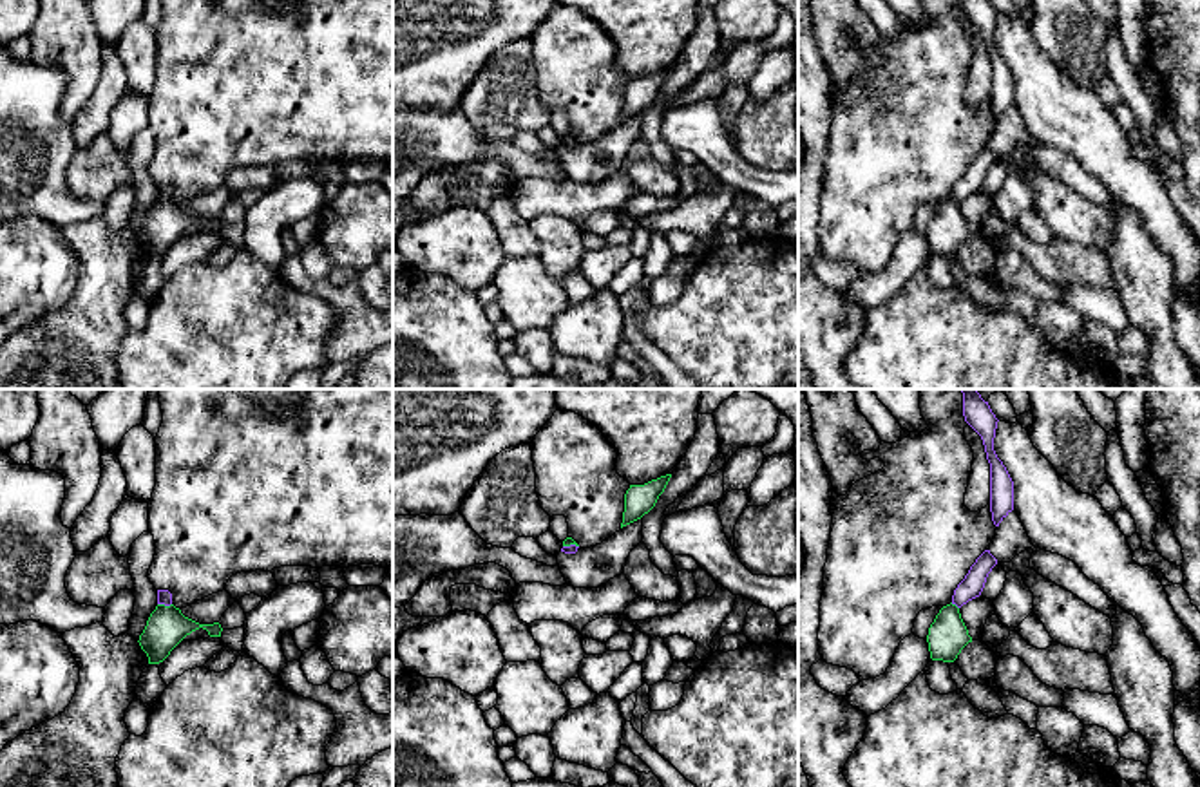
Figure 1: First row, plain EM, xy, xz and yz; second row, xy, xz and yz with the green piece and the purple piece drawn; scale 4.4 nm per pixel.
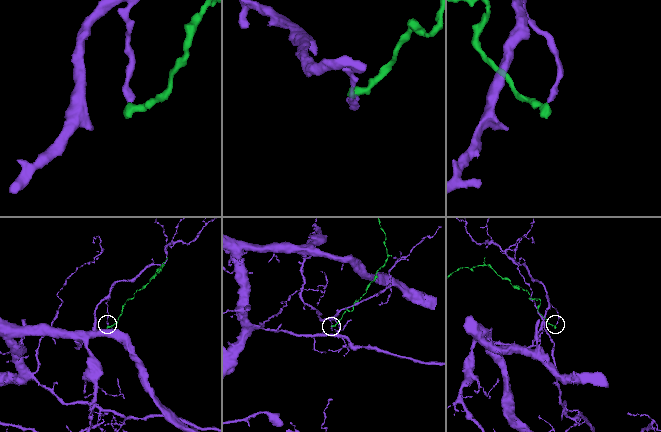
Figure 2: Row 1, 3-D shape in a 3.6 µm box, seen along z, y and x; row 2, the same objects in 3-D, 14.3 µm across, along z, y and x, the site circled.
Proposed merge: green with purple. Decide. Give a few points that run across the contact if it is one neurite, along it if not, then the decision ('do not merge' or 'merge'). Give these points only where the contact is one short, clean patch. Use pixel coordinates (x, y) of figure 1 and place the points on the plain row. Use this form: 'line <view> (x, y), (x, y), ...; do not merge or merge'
line xy (158, 198), (171, 199); do not merge

